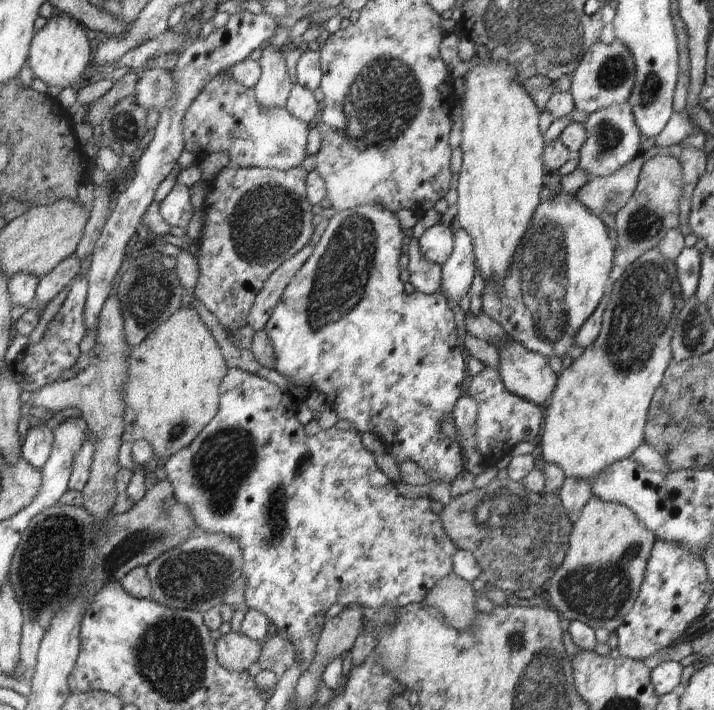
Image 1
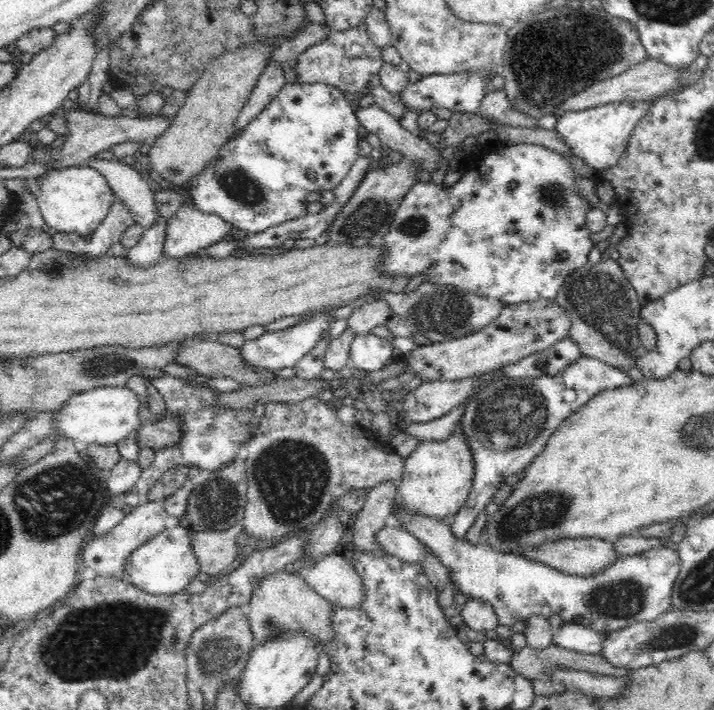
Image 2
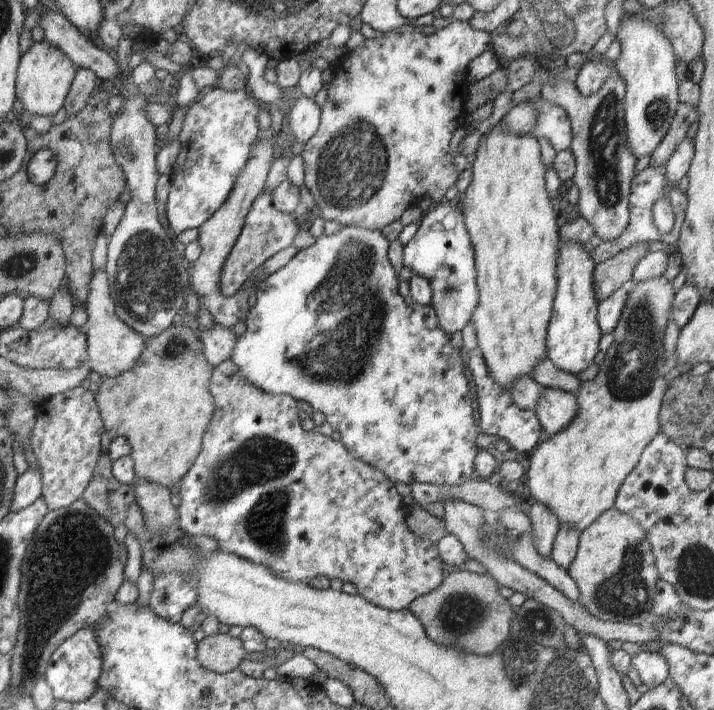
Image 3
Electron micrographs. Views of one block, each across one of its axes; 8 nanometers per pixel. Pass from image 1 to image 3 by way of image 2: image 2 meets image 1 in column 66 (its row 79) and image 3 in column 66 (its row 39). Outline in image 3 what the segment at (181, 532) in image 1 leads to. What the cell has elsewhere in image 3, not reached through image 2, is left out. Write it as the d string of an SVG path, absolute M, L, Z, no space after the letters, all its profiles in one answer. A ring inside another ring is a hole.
M81 498L68 508L49 510L36 528L36 540L24 552L22 572L20 572L20 590L18 592L20 607L20 626L18 629L18 646L25 646L24 654L11 654L10 686L7 690L20 690L32 694L34 684L45 676L47 662L51 654L76 632L96 624L99 618L108 612L108 606L116 601L115 595L124 580L124 568L128 552L124 544L114 538L114 526L106 522Z

